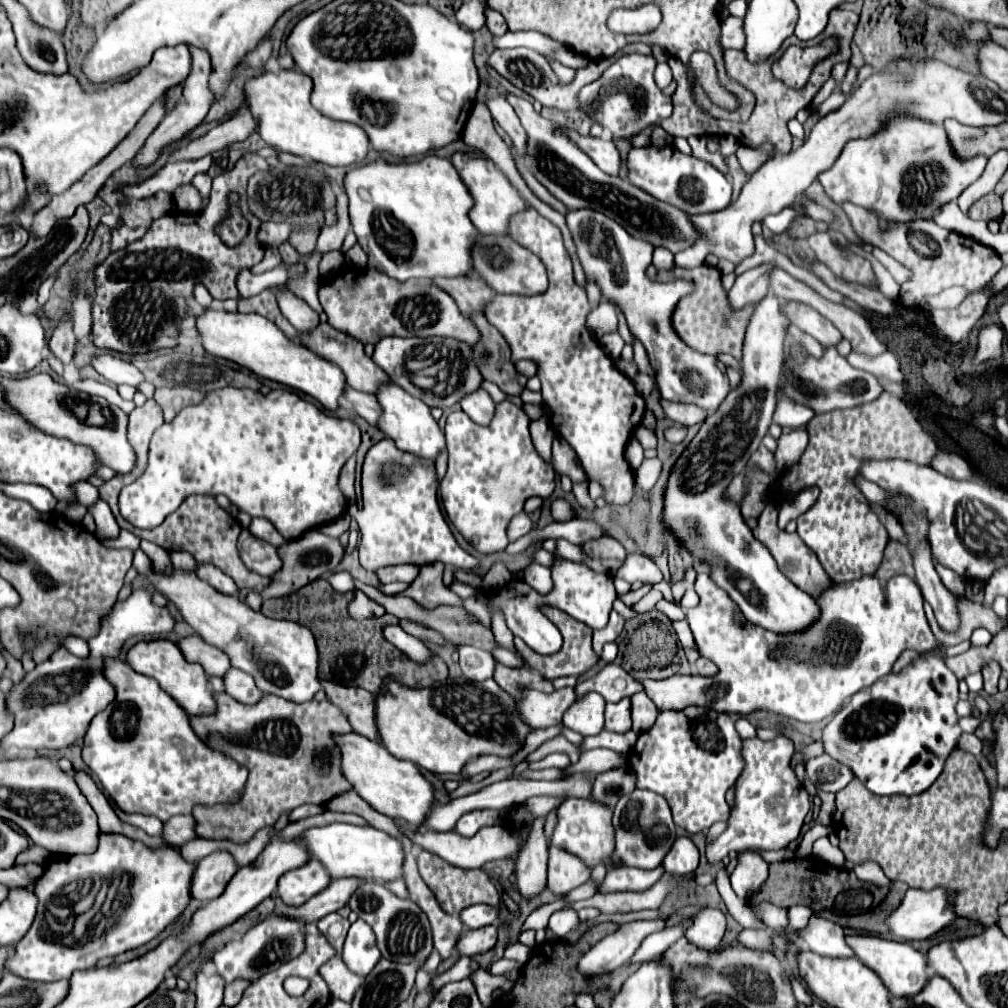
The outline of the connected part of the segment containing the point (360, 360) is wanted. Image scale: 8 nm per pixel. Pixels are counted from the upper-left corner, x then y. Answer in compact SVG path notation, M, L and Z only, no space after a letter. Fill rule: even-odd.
M319 324L317 330L313 330L313 332L309 332L309 334L301 334L301 340L303 340L303 344L305 344L309 350L313 350L315 354L319 354L319 356L327 358L329 362L337 364L337 366L343 370L343 374L345 374L345 378L347 378L347 384L349 384L351 388L359 390L359 392L377 394L377 392L379 392L379 386L391 382L391 378L363 352L363 344L361 344L359 340L355 340L355 338L351 338L351 336L335 330L335 328L331 328L329 324Z

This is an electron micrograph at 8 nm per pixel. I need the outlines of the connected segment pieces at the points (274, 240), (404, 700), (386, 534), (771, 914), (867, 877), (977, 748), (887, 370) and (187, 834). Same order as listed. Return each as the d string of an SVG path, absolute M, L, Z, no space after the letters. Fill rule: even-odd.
M265 222L261 224L261 232L259 232L259 240L263 240L263 244L267 246L281 246L283 242L289 240L289 232L291 232L291 224L277 224L277 222Z
M463 676L447 678L421 690L401 686L395 680L387 680L387 690L377 696L377 728L383 746L395 758L409 760L435 774L461 774L465 764L475 760L477 756L495 754L501 758L511 758L519 750L523 750L525 738L531 732L531 726L527 726L519 716L517 702L505 690L501 690L495 680L473 682Z
M391 438L377 442L365 456L363 464L363 506L359 511L349 511L361 530L359 558L365 570L375 572L383 566L415 564L425 566L443 562L465 572L477 572L479 560L467 554L451 534L437 502L437 474L435 462L417 458L395 448ZM391 468L397 472L391 476Z
M761 904L759 910L761 910L763 922L767 926L771 926L775 930L789 926L789 914L787 914L787 910L781 910L779 906L773 906L773 904Z
M865 862L865 864L855 866L855 874L857 874L859 880L871 882L871 884L875 884L875 886L879 886L879 888L891 886L891 880L883 874L883 870L881 870L875 862Z
M963 734L957 746L959 746L961 750L965 750L965 752L975 754L975 756L981 754L981 742L979 742L979 738L977 738L975 734Z
M851 352L851 354L847 356L847 360L849 360L855 368L863 368L863 370L867 370L867 372L871 372L871 374L877 374L877 376L881 374L881 376L887 376L887 378L891 378L891 380L895 380L895 376L899 376L899 380L905 378L905 372L901 370L899 358L897 358L897 354L893 354L893 352L885 352L885 354L877 356L877 358L873 358L873 360Z
M175 816L169 820L169 824L163 828L165 834L163 838L175 846L185 844L187 840L191 840L195 836L193 832L193 816Z

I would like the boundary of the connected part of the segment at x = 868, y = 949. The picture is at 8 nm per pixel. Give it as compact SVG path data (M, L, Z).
M847 936L847 944L853 948L855 956L865 966L869 966L875 974L879 974L879 978L883 980L883 984L893 996L899 996L899 998L915 996L927 986L927 980L931 978L927 970L929 968L927 956L917 952L909 942L893 942L893 940L873 938L873 936Z

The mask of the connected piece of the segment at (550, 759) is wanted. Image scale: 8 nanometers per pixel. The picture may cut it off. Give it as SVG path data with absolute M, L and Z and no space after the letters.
M555 752L555 754L549 754L547 758L539 760L539 762L533 762L529 764L531 770L545 770L545 768L567 768L571 764L569 756L565 752Z

